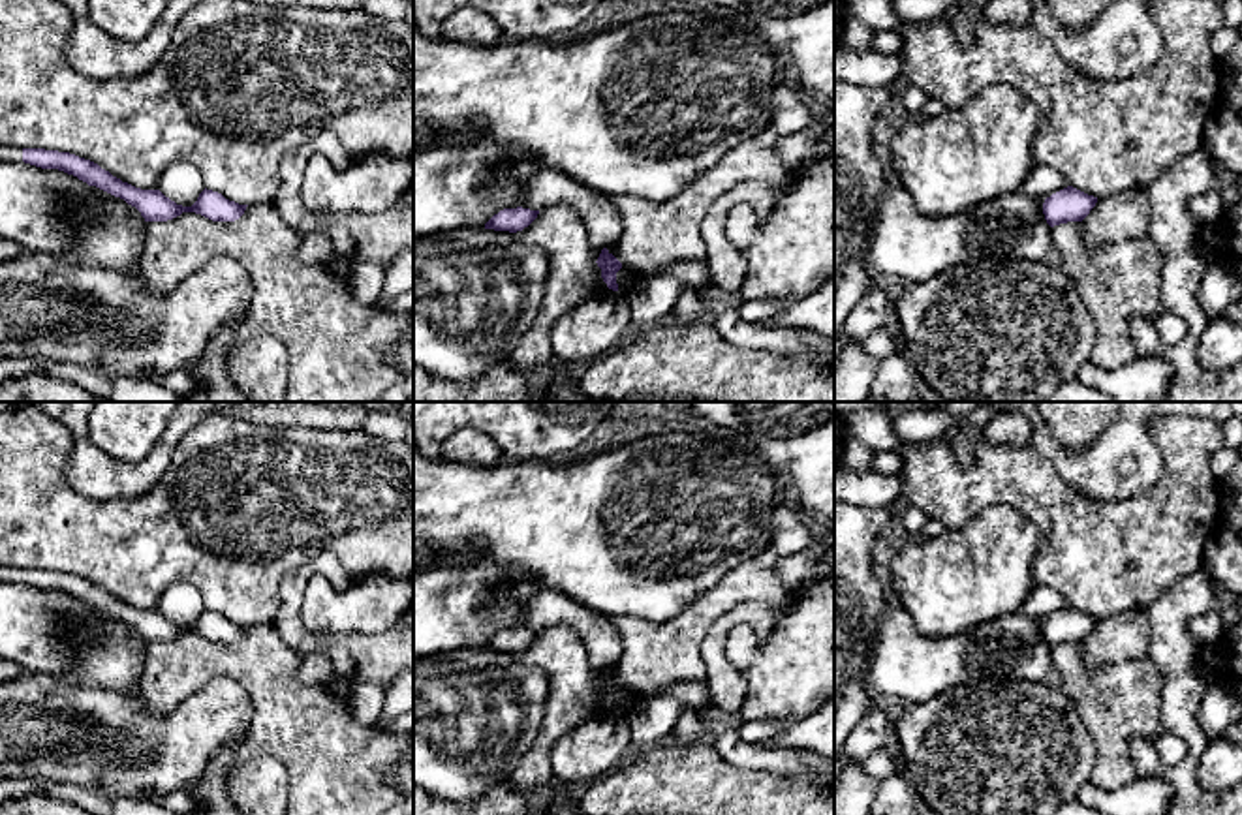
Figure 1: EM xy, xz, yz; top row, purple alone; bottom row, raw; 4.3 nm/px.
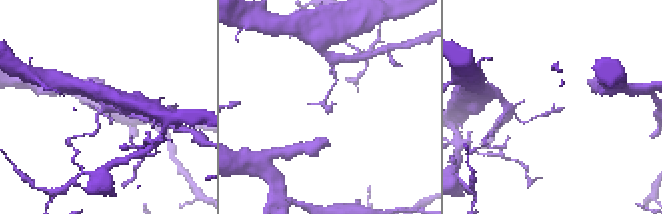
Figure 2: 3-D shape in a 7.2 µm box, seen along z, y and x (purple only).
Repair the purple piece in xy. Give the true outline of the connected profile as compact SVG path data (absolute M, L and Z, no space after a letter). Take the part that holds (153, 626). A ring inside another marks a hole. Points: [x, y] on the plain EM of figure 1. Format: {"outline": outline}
{"outline": "M0 565L0 582L24 582L41 590L58 590L73 595L88 607L96 607L115 618L124 620L141 633L145 642L167 642L180 637L182 633L195 633L212 642L235 642L248 627L229 622L222 614L207 608L199 614L192 627L182 627L165 618L160 610L135 608L113 597L98 584L70 573Z"}

